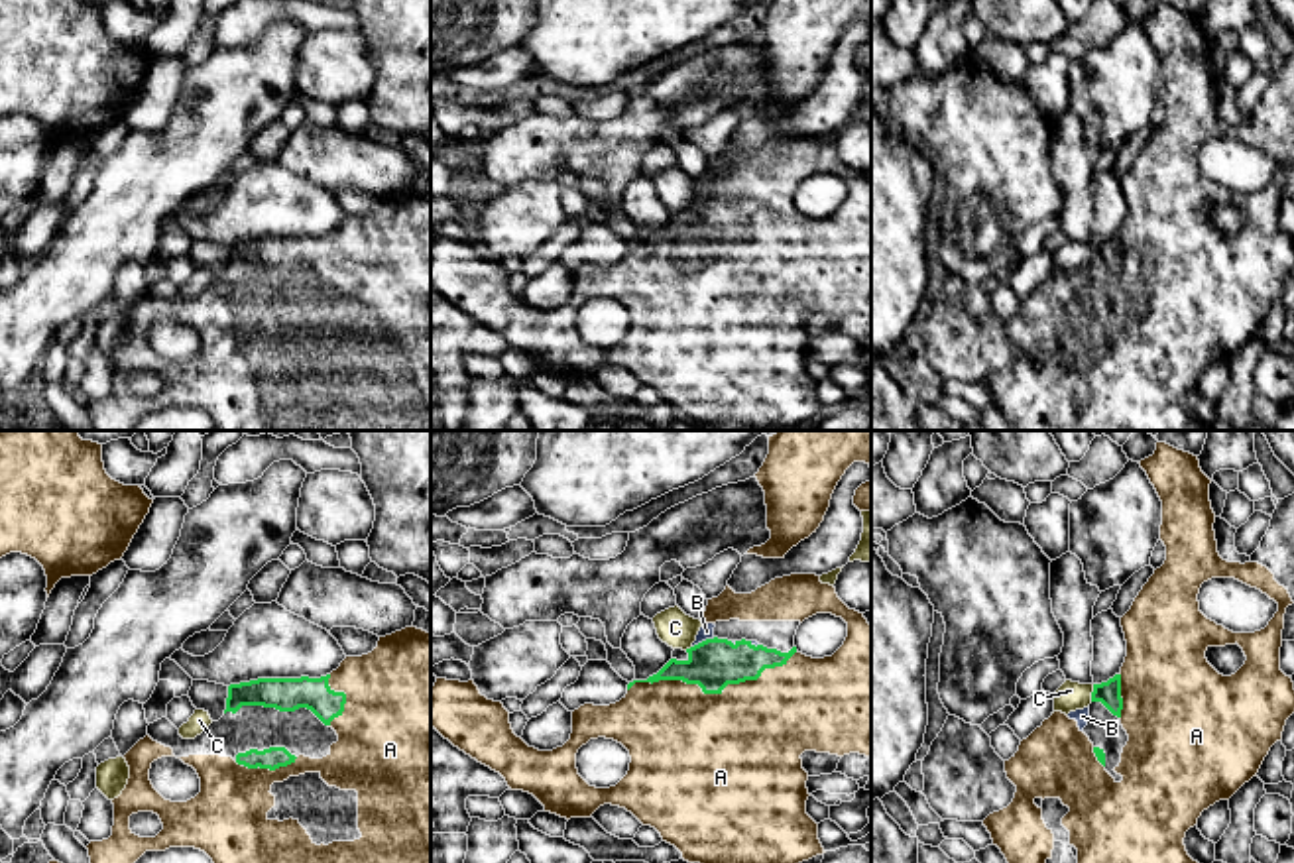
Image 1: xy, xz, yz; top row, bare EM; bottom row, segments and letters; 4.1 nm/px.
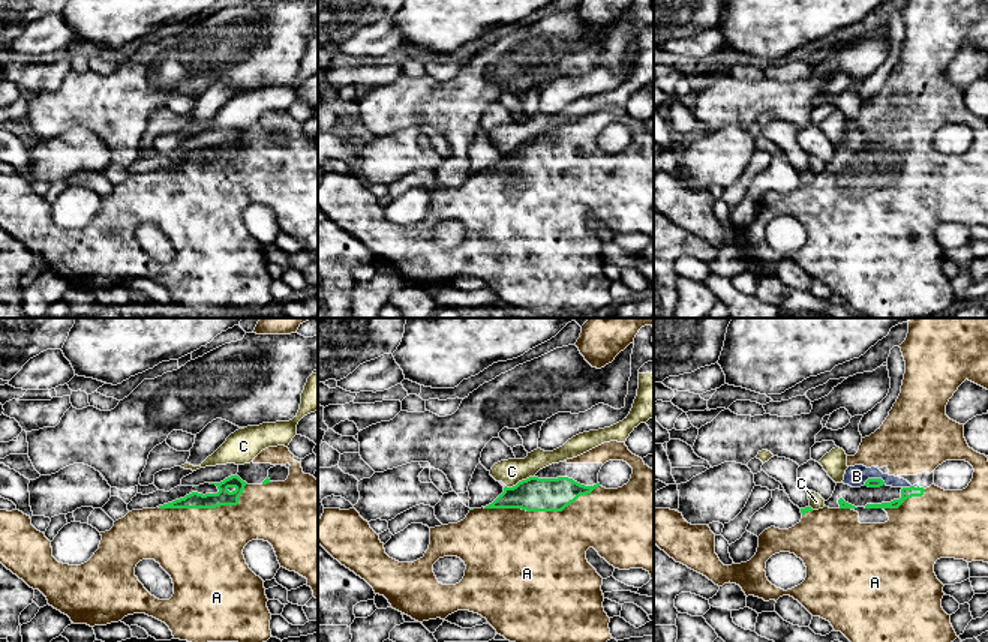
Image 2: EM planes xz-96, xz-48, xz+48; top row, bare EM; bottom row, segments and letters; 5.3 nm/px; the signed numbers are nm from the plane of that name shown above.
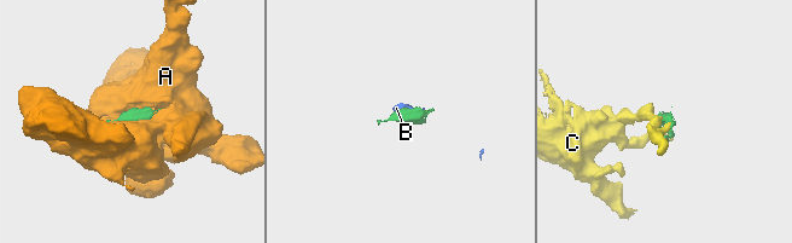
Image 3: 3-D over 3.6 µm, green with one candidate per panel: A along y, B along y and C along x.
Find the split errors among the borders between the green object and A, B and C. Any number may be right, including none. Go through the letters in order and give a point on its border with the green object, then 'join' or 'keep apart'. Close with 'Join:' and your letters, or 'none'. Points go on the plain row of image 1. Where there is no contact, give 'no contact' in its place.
A: xz (675, 238) | join
B: xz (703, 201) | join
C: yz (1092, 252) | keep apart
Join: A, B

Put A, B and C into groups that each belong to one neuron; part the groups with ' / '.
A B / C

